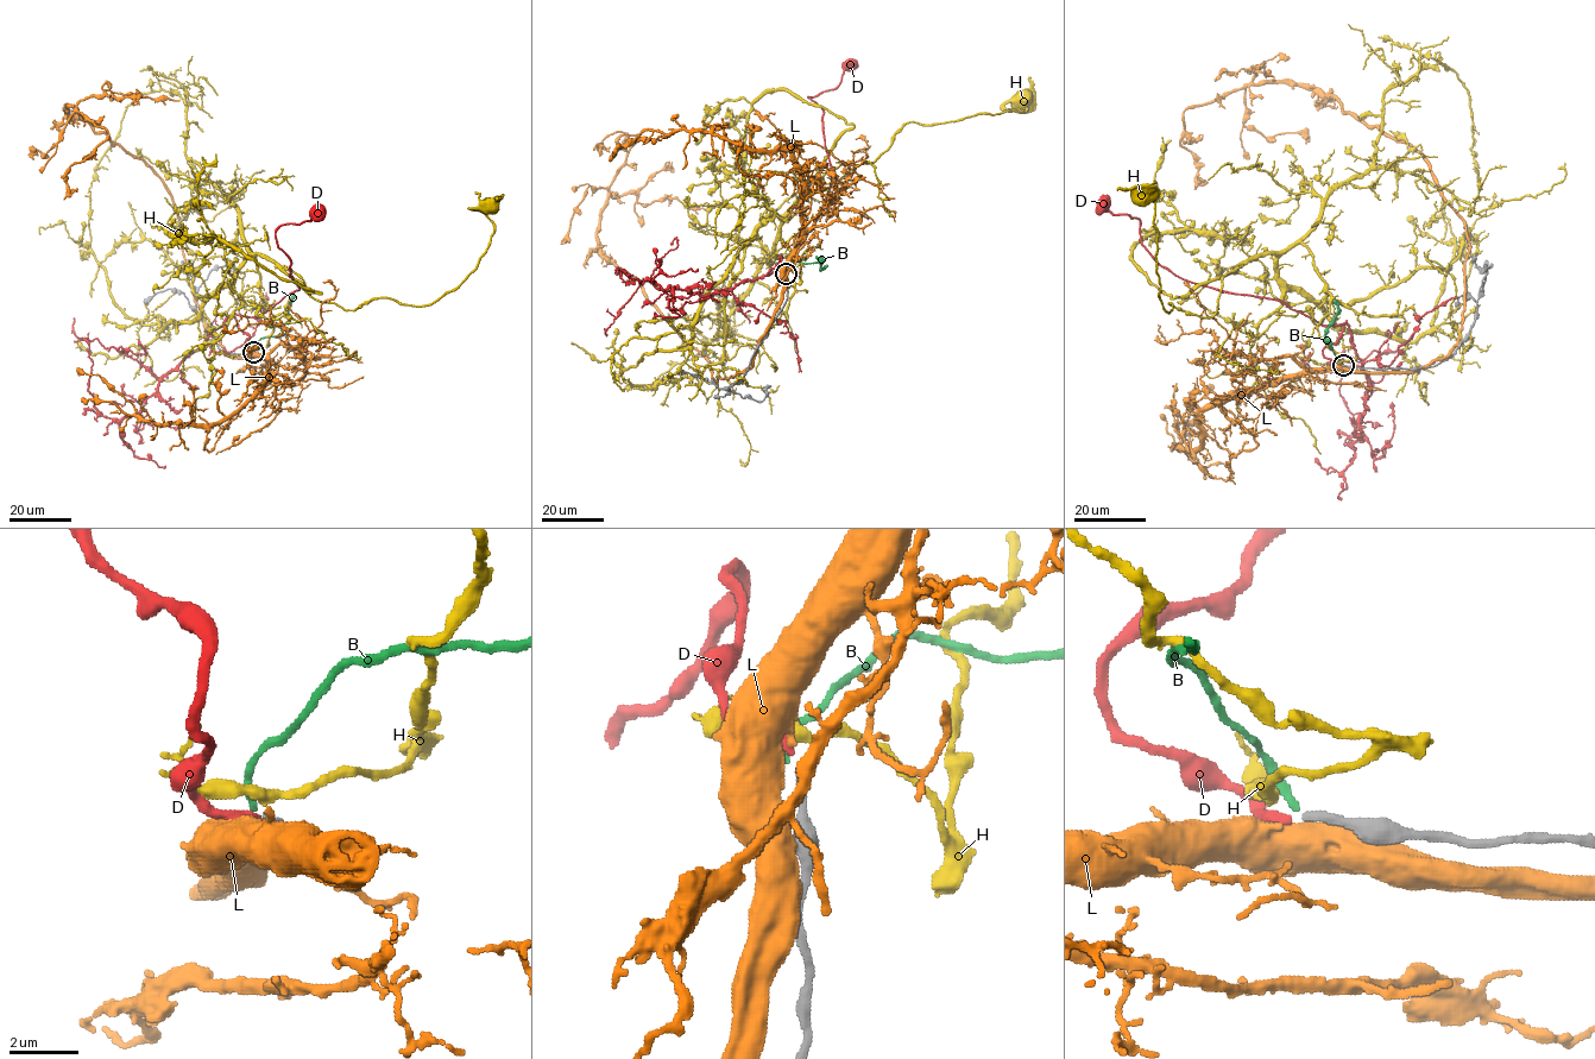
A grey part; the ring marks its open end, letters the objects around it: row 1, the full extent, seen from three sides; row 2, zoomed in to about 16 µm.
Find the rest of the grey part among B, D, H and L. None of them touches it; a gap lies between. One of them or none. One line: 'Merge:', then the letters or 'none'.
Merge: none

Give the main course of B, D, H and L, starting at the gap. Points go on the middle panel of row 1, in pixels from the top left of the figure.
B: (786, 273), (794, 262), (819, 262), (817, 257), (823, 269), (827, 265)
D: (786, 272), (780, 256), (767, 276), (806, 237), (831, 175), (824, 113), (807, 96), (833, 89), (850, 64)
H: (787, 271), (799, 279), (806, 251), (793, 262), (780, 226), (812, 181), (872, 163), (911, 121), (1020, 101)
L: (787, 271), (752, 365), (714, 383), (597, 234), (607, 188), (640, 134), (597, 144)

